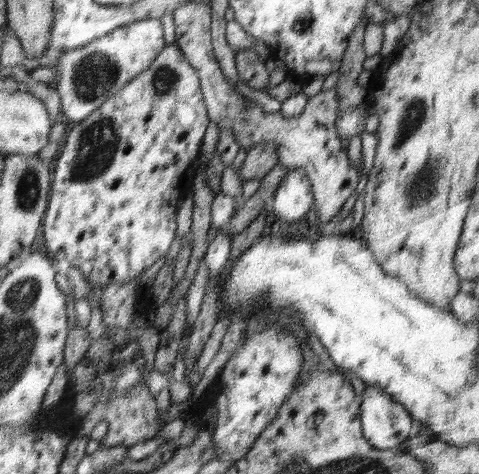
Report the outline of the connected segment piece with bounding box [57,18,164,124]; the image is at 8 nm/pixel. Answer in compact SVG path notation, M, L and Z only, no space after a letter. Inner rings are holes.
M137 20L115 28L90 44L62 53L58 60L61 118L70 124L84 121L112 96L119 94L136 76L143 74L164 50L162 22Z

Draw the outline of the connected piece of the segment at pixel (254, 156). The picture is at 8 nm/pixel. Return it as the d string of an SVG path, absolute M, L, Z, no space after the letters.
M258 144L253 149L248 150L246 159L240 167L240 180L261 179L267 175L279 162L279 154L276 152L276 144Z

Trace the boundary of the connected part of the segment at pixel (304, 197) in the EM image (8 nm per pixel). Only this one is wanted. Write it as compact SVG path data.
M288 168L274 193L271 210L283 223L298 223L315 203L311 183L303 168Z

